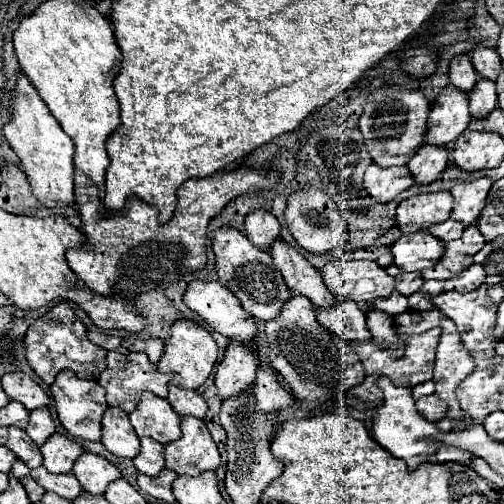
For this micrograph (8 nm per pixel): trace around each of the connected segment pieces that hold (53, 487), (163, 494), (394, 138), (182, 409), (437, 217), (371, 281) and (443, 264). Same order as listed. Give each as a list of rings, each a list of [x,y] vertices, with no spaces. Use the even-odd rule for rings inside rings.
[[[37,467],[37,469],[31,471],[31,477],[33,477],[45,491],[53,491],[53,493],[57,493],[59,497],[65,497],[67,501],[73,501],[73,499],[83,491],[73,473],[53,475],[53,473],[49,473],[45,467]]]
[[[163,469],[159,475],[155,477],[149,477],[149,475],[137,475],[137,485],[141,491],[145,491],[147,495],[155,497],[155,499],[161,499],[161,501],[167,501],[167,503],[173,503],[175,497],[171,493],[171,485],[173,481],[177,479],[179,475],[171,469]]]
[[[385,87],[373,91],[359,119],[359,131],[363,133],[365,147],[373,163],[381,167],[407,165],[409,159],[417,153],[417,149],[423,145],[427,131],[427,117],[429,117],[429,103],[421,91],[405,91],[401,87]]]
[[[169,385],[169,395],[167,395],[167,401],[171,403],[171,407],[181,415],[193,415],[197,419],[203,419],[205,413],[207,413],[207,403],[205,399],[193,391],[193,389],[181,389],[181,387],[175,387],[175,385]]]
[[[449,191],[423,193],[411,197],[397,207],[397,227],[403,235],[427,231],[433,223],[449,219],[453,209],[453,195]]]
[[[335,259],[323,267],[323,281],[337,301],[355,301],[363,313],[375,299],[387,299],[395,291],[395,279],[371,261]]]
[[[467,227],[459,239],[445,243],[445,255],[437,265],[421,271],[423,279],[451,279],[451,275],[459,275],[473,265],[473,255],[481,251],[481,245],[485,245],[481,231],[477,231],[477,227]]]

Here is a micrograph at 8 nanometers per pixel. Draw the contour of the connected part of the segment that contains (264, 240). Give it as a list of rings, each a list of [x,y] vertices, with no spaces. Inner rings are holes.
[[[253,211],[245,219],[245,233],[255,247],[259,247],[263,251],[269,251],[271,243],[279,239],[277,219],[267,211]]]

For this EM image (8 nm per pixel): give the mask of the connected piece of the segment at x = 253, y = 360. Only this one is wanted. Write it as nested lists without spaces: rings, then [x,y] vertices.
[[[231,341],[225,353],[225,359],[215,373],[219,399],[229,399],[245,391],[245,387],[255,381],[257,363],[259,363],[257,355],[251,349],[247,351],[241,343]]]

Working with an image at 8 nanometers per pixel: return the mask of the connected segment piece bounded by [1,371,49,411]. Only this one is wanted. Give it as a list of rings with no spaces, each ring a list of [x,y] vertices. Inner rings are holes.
[[[17,371],[17,373],[3,375],[1,379],[3,379],[3,389],[9,395],[9,399],[23,403],[27,411],[45,407],[49,403],[47,393],[29,375]]]

